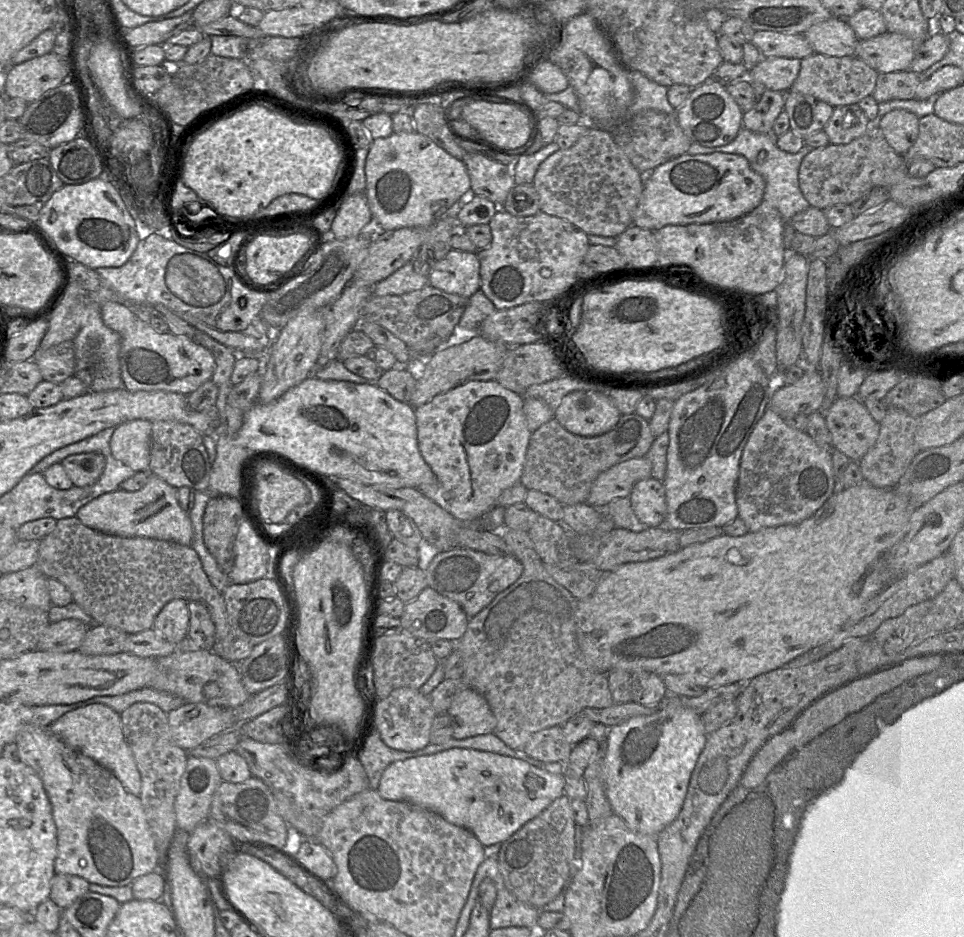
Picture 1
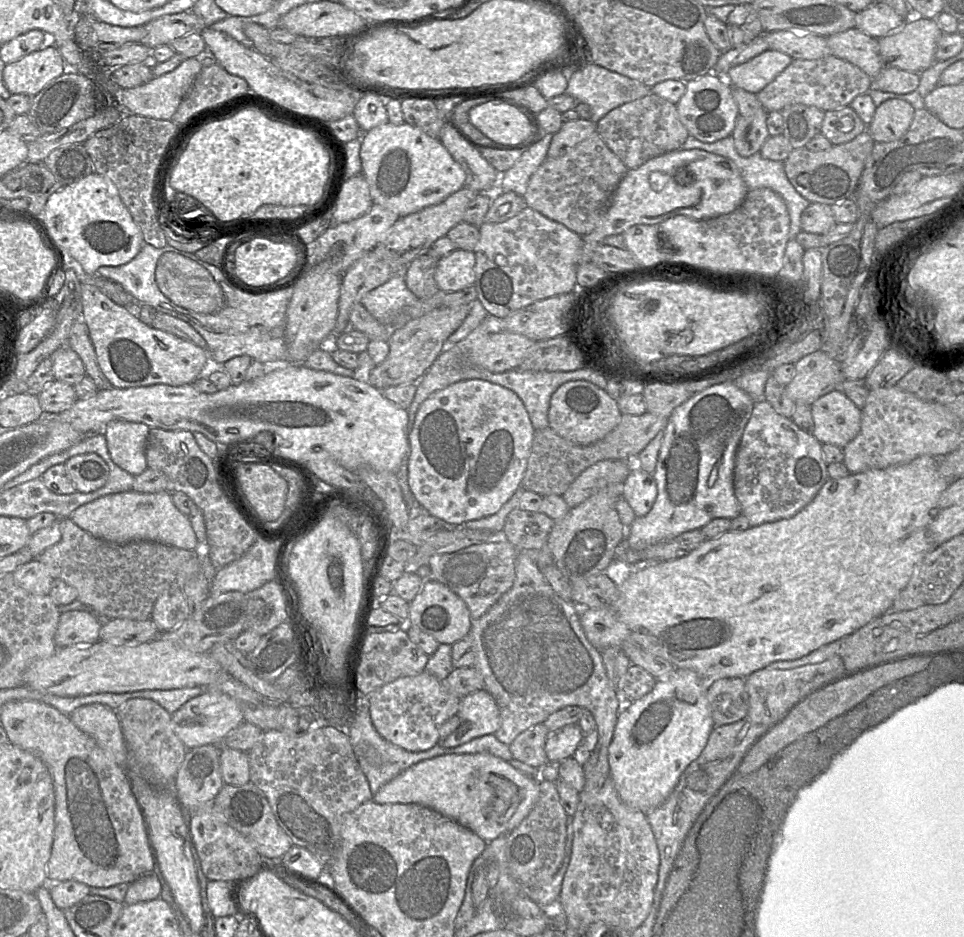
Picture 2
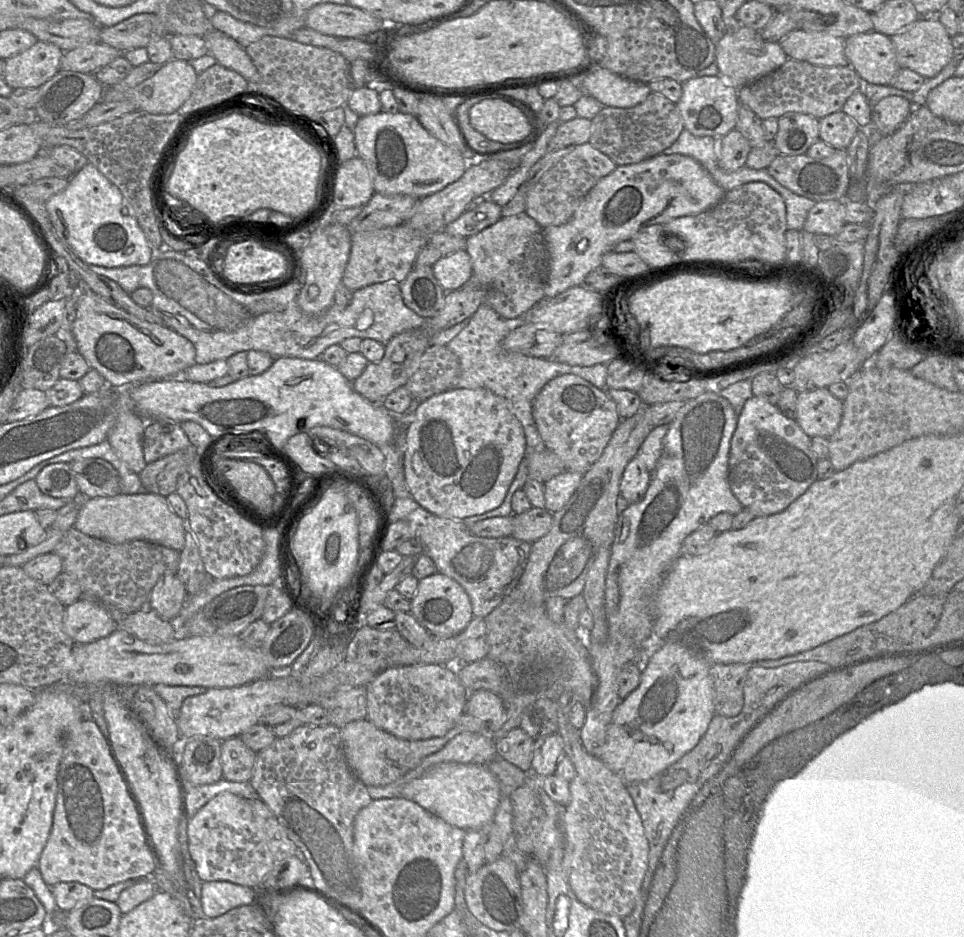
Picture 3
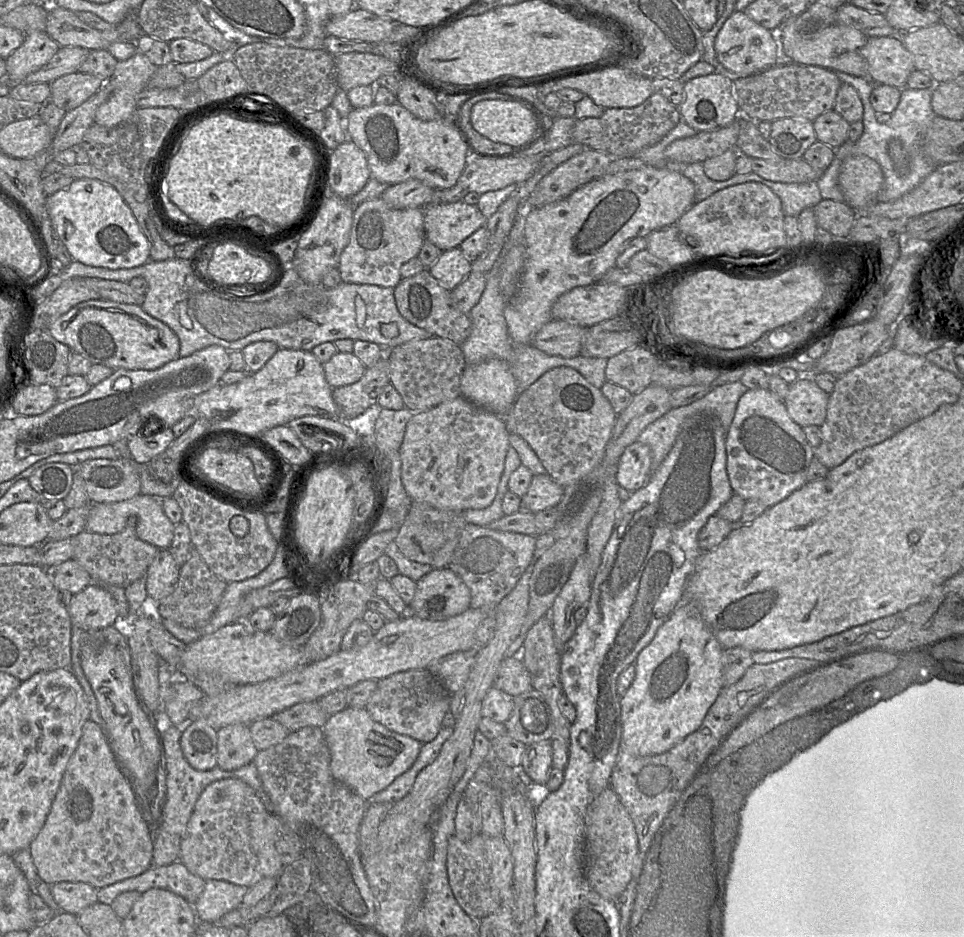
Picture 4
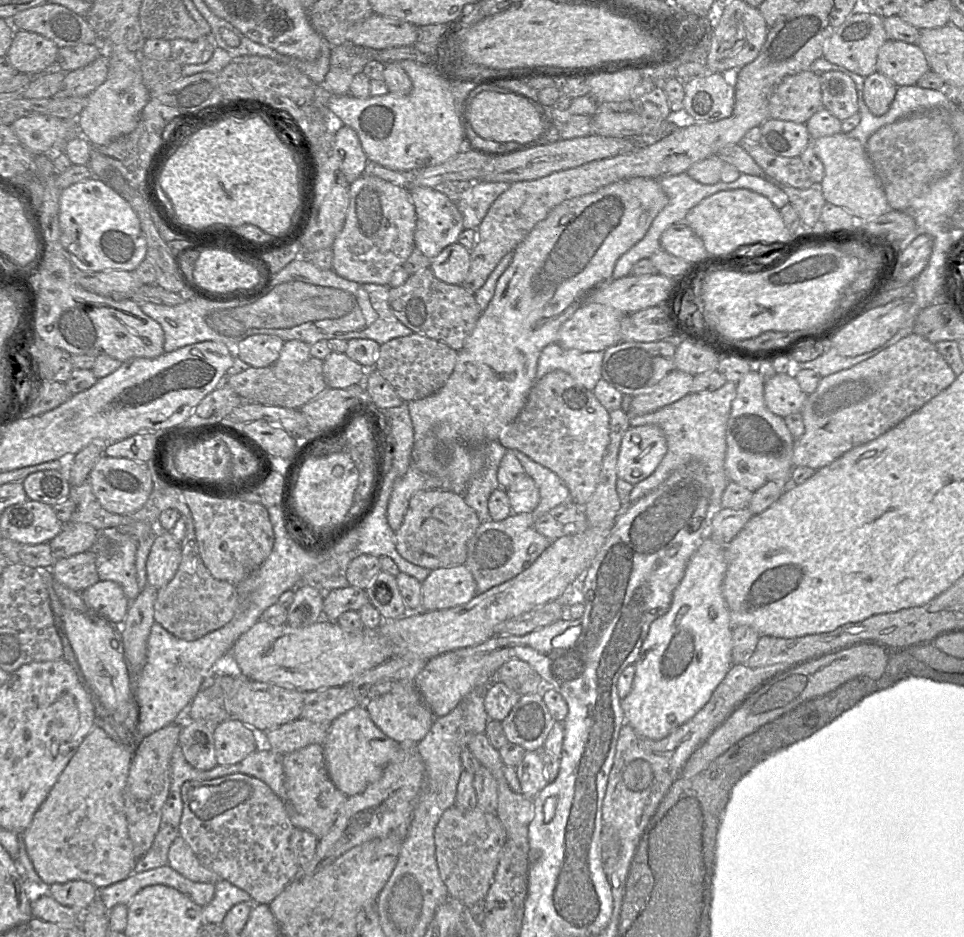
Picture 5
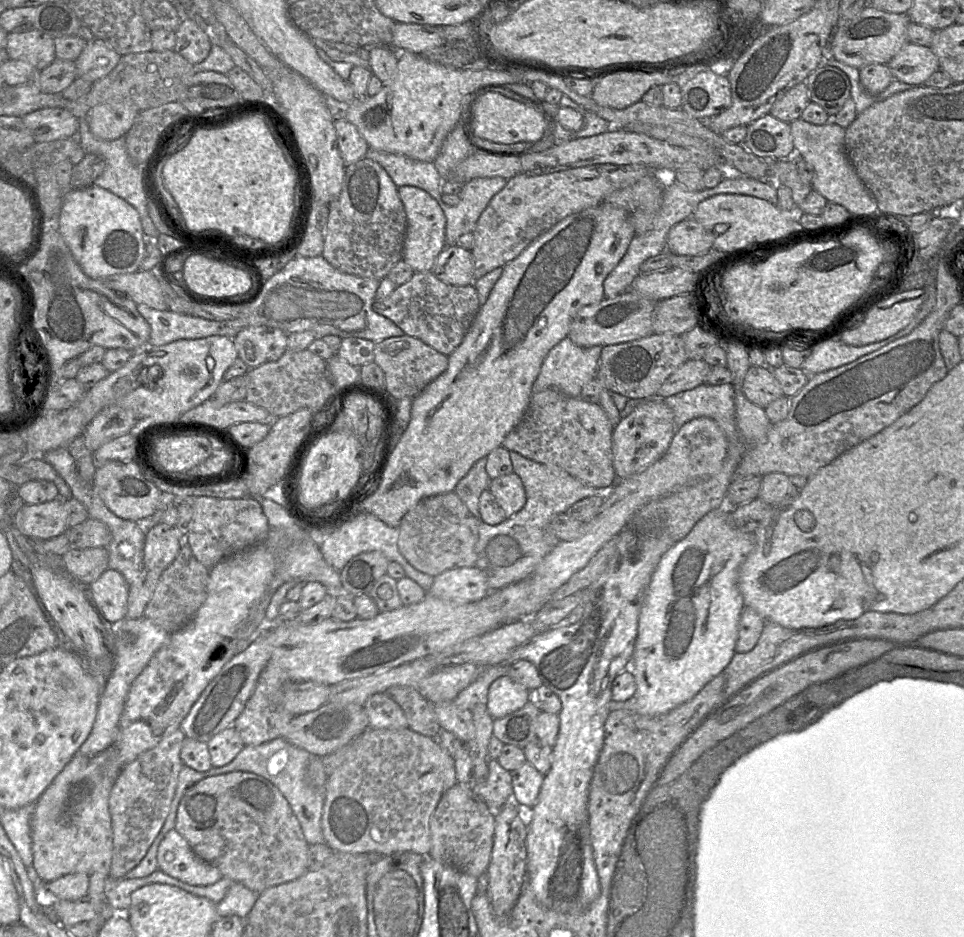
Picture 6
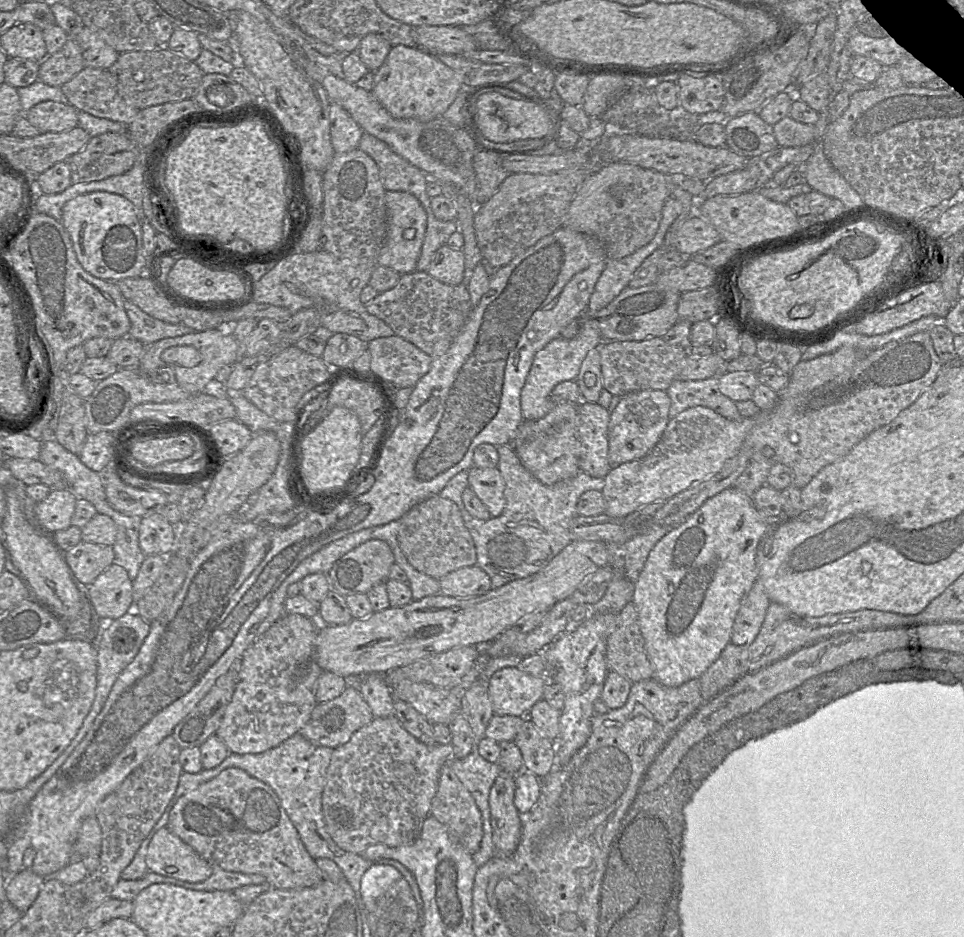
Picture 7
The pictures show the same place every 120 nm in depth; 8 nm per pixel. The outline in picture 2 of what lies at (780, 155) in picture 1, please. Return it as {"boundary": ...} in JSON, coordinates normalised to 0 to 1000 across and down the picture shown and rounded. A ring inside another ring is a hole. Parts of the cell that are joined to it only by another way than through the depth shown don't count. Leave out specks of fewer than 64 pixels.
{"boundary":[[[714,145],[709,155],[704,158],[705,160],[729,160],[735,163],[743,164],[745,166],[749,166],[751,169],[757,170],[766,179],[776,204],[786,202],[786,201],[798,201],[803,205],[807,206],[811,212],[813,213],[818,233],[820,233],[820,241],[817,248],[818,256],[826,255],[827,251],[832,247],[831,244],[831,229],[832,226],[841,218],[837,212],[831,209],[827,203],[823,200],[823,197],[817,192],[814,181],[813,181],[813,173],[809,172],[801,172],[797,170],[790,169],[787,162],[781,164],[778,168],[770,168],[766,164],[762,156],[761,149],[759,145],[755,145],[748,149],[739,153],[730,153],[718,145]]]}

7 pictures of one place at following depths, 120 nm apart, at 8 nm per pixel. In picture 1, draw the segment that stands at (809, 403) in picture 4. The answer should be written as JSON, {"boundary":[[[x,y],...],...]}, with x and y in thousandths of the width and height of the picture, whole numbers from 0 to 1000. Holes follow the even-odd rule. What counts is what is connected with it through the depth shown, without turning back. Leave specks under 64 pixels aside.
{"boundary":[[[888,423],[868,424],[856,450],[865,479],[888,493],[908,474],[912,464],[912,451]]]}

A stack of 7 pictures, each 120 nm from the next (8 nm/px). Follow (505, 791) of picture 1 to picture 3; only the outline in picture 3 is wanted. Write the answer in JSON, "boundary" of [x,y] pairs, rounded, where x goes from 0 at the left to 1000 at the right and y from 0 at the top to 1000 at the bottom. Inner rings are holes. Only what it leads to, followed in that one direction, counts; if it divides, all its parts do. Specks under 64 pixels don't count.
{"boundary":[[[459,814],[419,839],[415,851],[430,856],[469,882],[498,886],[511,877],[521,843],[516,829],[504,816]]]}

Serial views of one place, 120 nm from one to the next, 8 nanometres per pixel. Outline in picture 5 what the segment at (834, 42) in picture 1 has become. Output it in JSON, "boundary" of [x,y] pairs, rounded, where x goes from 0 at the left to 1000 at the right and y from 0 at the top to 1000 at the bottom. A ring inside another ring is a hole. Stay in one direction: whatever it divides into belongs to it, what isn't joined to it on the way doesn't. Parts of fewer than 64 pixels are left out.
{"boundary":[[[921,43],[911,54],[909,76],[922,83],[930,93],[951,90],[953,83],[964,75],[960,58],[950,47]]]}

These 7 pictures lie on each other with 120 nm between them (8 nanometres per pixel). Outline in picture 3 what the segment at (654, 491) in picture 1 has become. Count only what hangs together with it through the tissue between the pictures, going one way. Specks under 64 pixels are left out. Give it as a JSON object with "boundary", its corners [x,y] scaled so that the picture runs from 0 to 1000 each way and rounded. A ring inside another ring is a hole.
{"boundary":[[[659,487],[649,497],[643,513],[643,527],[654,537],[667,534],[675,513],[673,503],[665,490]]]}

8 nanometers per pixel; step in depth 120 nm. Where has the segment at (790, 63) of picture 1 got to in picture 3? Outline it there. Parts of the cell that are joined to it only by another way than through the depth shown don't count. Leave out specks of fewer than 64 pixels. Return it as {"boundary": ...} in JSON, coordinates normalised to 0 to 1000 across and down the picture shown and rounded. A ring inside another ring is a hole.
{"boundary":[[[769,28],[761,35],[752,35],[742,49],[742,65],[749,83],[765,95],[802,77],[816,63],[807,45],[794,44],[788,32],[775,28]]]}

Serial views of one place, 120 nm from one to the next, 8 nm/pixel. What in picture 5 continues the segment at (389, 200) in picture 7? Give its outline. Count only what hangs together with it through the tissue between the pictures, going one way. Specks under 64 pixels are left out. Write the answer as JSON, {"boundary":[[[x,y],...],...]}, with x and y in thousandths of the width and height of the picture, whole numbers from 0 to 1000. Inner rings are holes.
{"boundary":[[[425,199],[423,203],[432,226],[430,265],[443,275],[450,276],[461,265],[474,259],[481,247],[480,232],[472,216],[450,201]]]}

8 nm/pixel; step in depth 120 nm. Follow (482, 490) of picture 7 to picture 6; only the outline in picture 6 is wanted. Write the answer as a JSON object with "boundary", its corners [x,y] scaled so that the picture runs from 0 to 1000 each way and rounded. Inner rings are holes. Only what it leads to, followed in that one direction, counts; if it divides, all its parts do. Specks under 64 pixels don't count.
{"boundary":[[[534,505],[510,511],[506,523],[522,543],[525,553],[539,545],[546,537],[545,521]]]}

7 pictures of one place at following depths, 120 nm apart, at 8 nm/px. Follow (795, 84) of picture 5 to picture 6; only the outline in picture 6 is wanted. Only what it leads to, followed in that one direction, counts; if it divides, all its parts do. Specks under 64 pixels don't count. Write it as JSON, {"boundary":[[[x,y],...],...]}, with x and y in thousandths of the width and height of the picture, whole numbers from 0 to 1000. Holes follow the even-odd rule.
{"boundary":[[[830,88],[817,95],[804,108],[798,122],[812,130],[820,131],[830,126],[840,108],[836,90]]]}

